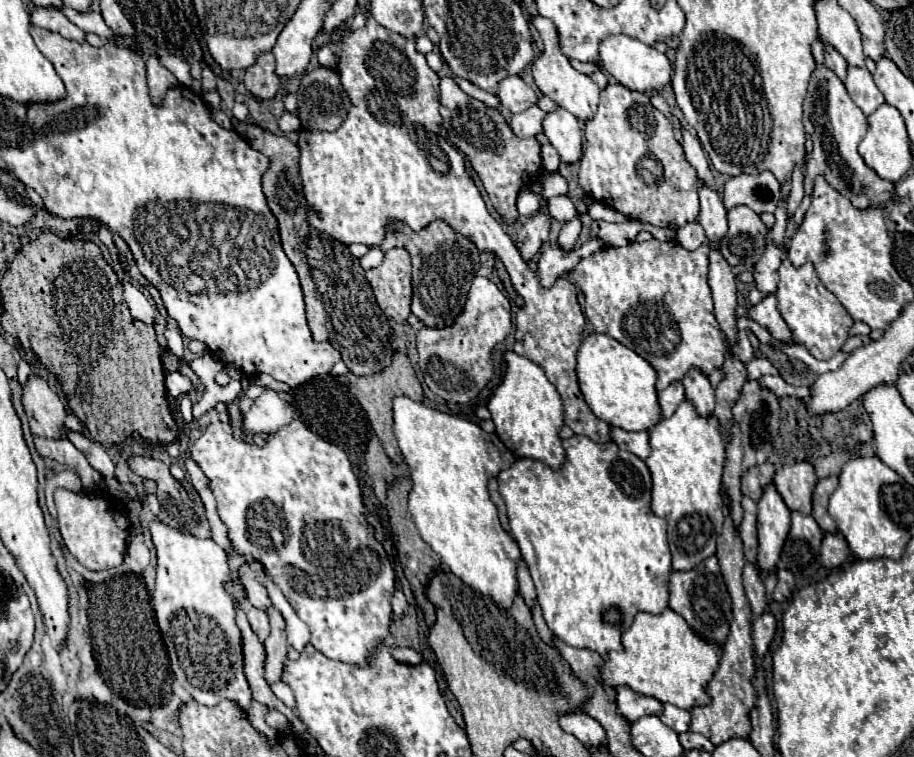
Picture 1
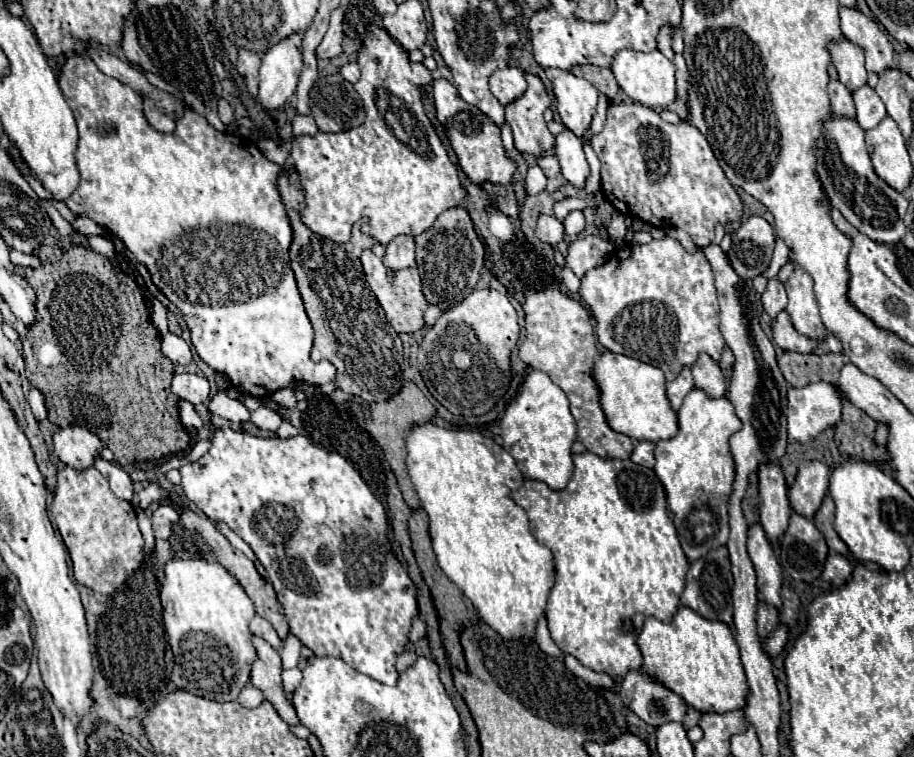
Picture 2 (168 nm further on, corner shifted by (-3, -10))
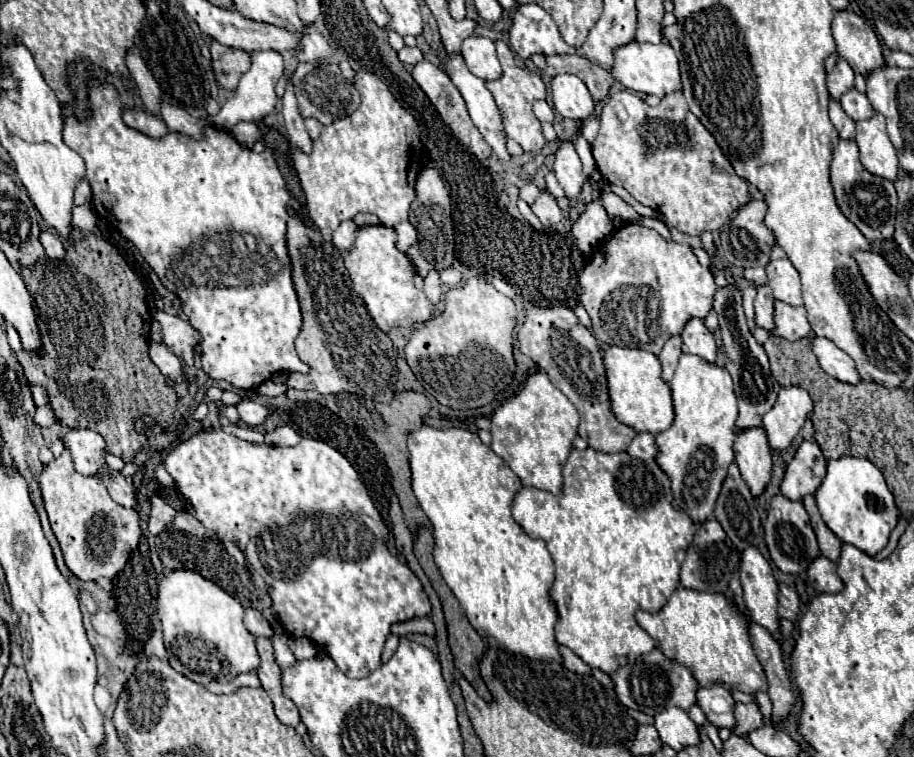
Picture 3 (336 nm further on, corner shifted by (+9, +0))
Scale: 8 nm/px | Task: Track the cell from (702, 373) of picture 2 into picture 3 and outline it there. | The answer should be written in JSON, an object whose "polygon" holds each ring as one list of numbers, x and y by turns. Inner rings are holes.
{"polygon":[[689,321,689,325,685,325,681,333,681,339,683,339,683,353,697,355,707,363,717,361,717,345,713,333,709,333,703,321]]}

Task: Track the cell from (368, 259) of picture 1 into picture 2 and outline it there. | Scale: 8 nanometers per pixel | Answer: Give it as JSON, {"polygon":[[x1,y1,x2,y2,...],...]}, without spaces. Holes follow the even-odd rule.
{"polygon":[[397,235,387,245,387,255,383,257,385,267,389,269,407,269,415,267,415,237,413,235]]}

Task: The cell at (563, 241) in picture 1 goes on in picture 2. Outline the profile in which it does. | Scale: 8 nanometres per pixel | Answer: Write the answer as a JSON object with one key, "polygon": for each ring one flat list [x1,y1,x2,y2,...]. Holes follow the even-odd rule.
{"polygon":[[571,211,571,213,565,217,563,225,565,225,565,233,567,233,567,235,571,235,571,237,579,235,579,233,583,231,583,227,585,227,583,211]]}

